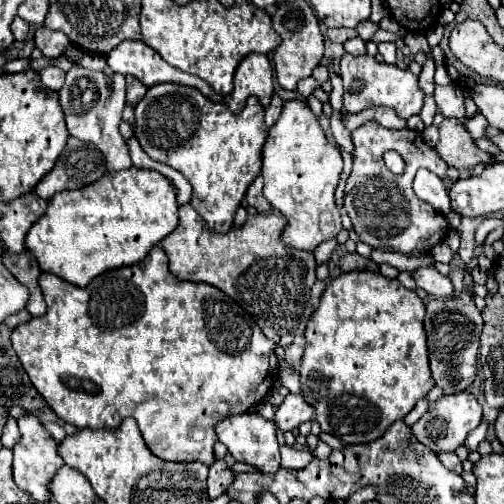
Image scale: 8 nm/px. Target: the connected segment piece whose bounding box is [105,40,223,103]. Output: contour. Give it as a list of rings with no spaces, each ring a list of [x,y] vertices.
[[[141,40],[121,42],[105,58],[107,58],[107,66],[113,72],[119,72],[125,76],[135,76],[145,86],[163,84],[163,82],[181,82],[187,86],[195,86],[212,102],[221,103],[223,101],[223,95],[209,90],[203,80],[173,68],[165,60],[161,60],[161,56]]]

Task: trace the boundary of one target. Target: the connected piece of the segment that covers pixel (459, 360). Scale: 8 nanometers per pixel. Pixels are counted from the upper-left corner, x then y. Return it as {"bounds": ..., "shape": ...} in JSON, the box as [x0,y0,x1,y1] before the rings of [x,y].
{"bounds":[425,294,483,394],"shape":[[[461,294],[451,300],[429,298],[427,300],[427,316],[425,316],[425,332],[429,346],[429,362],[435,384],[443,388],[445,394],[463,392],[477,376],[477,348],[479,336],[483,330],[483,318],[477,306],[473,304],[471,294]]]}

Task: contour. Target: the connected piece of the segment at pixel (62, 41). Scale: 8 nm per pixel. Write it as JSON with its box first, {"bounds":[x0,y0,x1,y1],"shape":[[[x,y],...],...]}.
{"bounds":[35,26,69,58],"shape":[[[41,26],[35,30],[35,46],[43,52],[43,56],[59,58],[65,52],[65,48],[69,46],[69,38],[63,32]]]}

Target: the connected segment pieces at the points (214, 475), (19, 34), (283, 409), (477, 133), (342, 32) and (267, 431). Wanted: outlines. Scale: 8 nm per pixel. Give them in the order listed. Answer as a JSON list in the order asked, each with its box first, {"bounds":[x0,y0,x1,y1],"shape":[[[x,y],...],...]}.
[{"bounds":[207,460,235,498],"shape":[[[215,460],[211,466],[209,466],[209,478],[207,478],[207,492],[209,492],[209,498],[217,498],[221,496],[229,486],[231,482],[235,480],[233,472],[227,468],[225,460]]]},{"bounds":[11,16,29,40],"shape":[[[17,16],[11,24],[11,32],[13,32],[15,40],[25,40],[29,36],[29,24]]]},{"bounds":[275,394,313,432],"shape":[[[287,394],[283,404],[277,408],[275,412],[275,424],[287,432],[287,430],[293,430],[297,428],[303,420],[311,420],[313,418],[313,408],[305,402],[303,394]]]},{"bounds":[465,114,487,140],"shape":[[[477,114],[475,118],[469,118],[469,120],[465,120],[465,128],[469,130],[469,134],[477,140],[477,138],[483,138],[485,136],[485,128],[487,128],[487,120],[481,116],[481,114]]]},{"bounds":[327,28,357,44],"shape":[[[337,28],[337,30],[327,30],[327,38],[331,42],[337,42],[337,44],[343,44],[345,40],[349,38],[355,38],[357,32],[355,30],[349,30],[349,28]]]},{"bounds":[215,412,281,474],"shape":[[[245,412],[239,416],[229,416],[217,424],[215,432],[217,432],[219,442],[223,442],[227,446],[227,450],[231,452],[231,456],[237,462],[251,464],[255,470],[259,470],[263,474],[275,474],[279,470],[281,456],[279,456],[279,444],[277,444],[277,436],[275,436],[275,424],[271,420],[265,420],[261,414]]]}]

